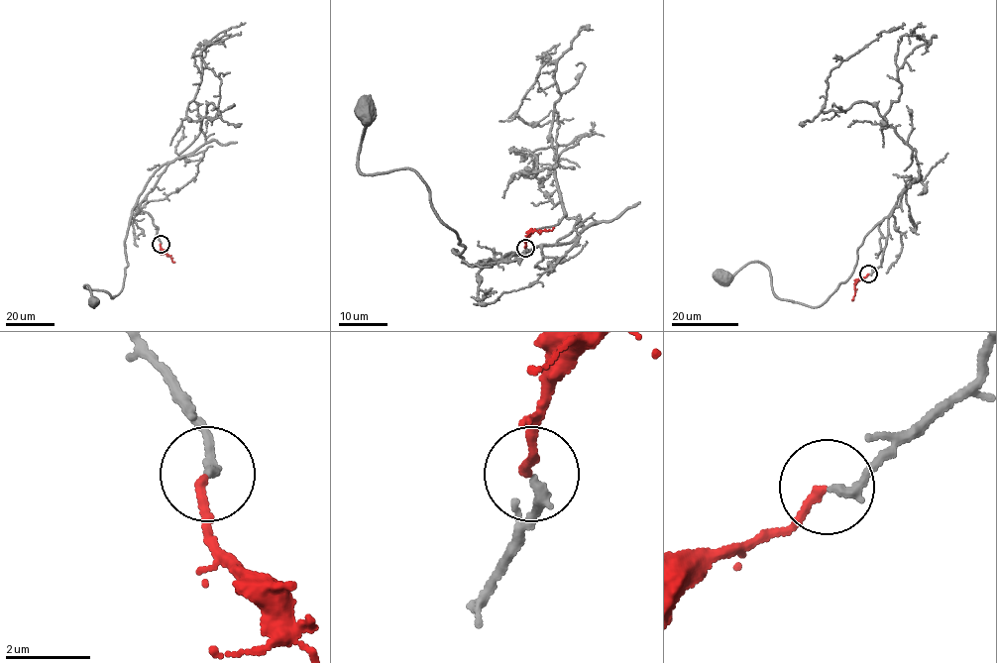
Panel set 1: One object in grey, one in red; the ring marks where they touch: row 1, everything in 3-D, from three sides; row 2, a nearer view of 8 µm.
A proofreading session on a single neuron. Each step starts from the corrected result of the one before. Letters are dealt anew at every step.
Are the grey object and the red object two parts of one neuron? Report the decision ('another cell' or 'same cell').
same cell

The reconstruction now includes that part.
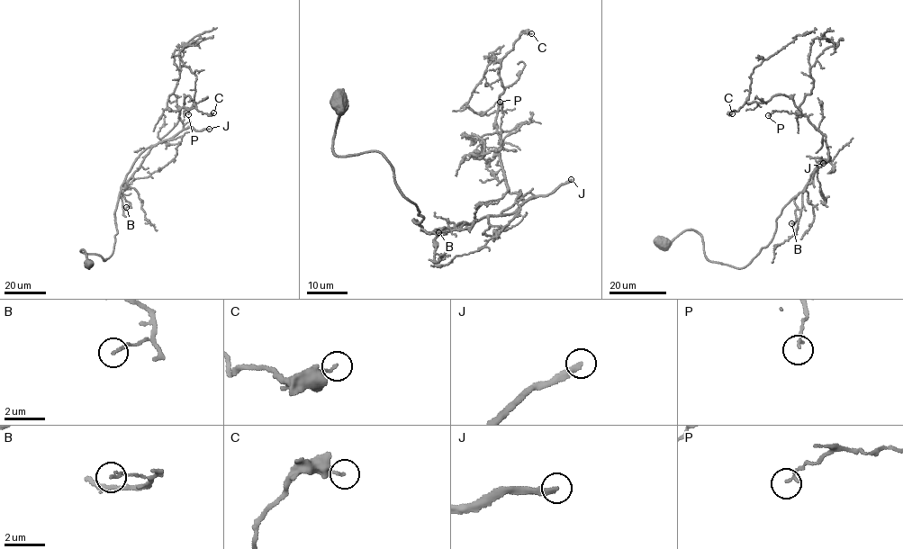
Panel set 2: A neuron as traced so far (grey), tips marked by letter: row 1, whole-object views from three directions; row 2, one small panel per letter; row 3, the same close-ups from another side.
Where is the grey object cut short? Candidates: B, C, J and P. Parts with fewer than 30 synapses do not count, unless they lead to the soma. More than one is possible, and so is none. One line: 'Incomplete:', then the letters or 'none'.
Incomplete: J

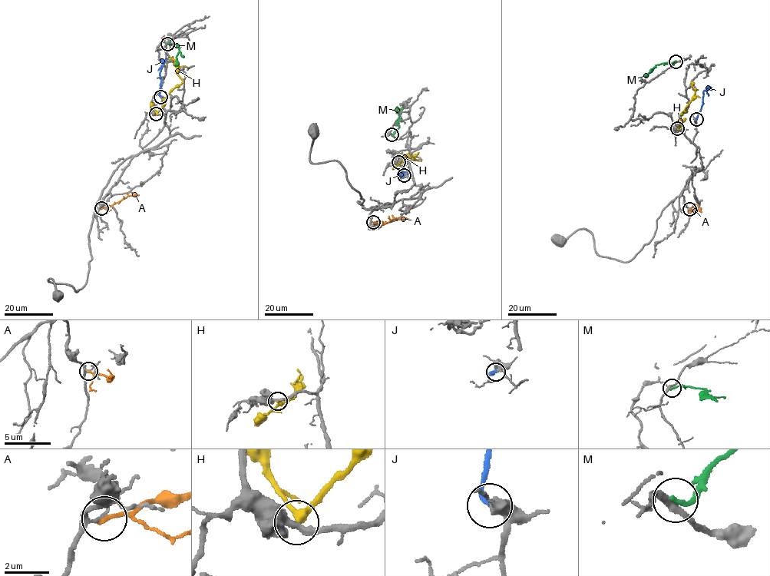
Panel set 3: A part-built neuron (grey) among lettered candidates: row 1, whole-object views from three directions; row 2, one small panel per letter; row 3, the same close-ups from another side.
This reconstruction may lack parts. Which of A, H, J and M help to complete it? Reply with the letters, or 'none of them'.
J

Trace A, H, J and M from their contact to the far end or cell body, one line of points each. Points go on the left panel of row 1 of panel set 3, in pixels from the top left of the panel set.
A: (101, 208), (112, 206), (127, 196), (139, 195)
H: (156, 114), (170, 92), (183, 81), (173, 64), (175, 60), (168, 58)
J: (160, 96), (161, 66), (166, 58), (171, 59)
M: (167, 44), (176, 44), (180, 48), (176, 57), (177, 65)

